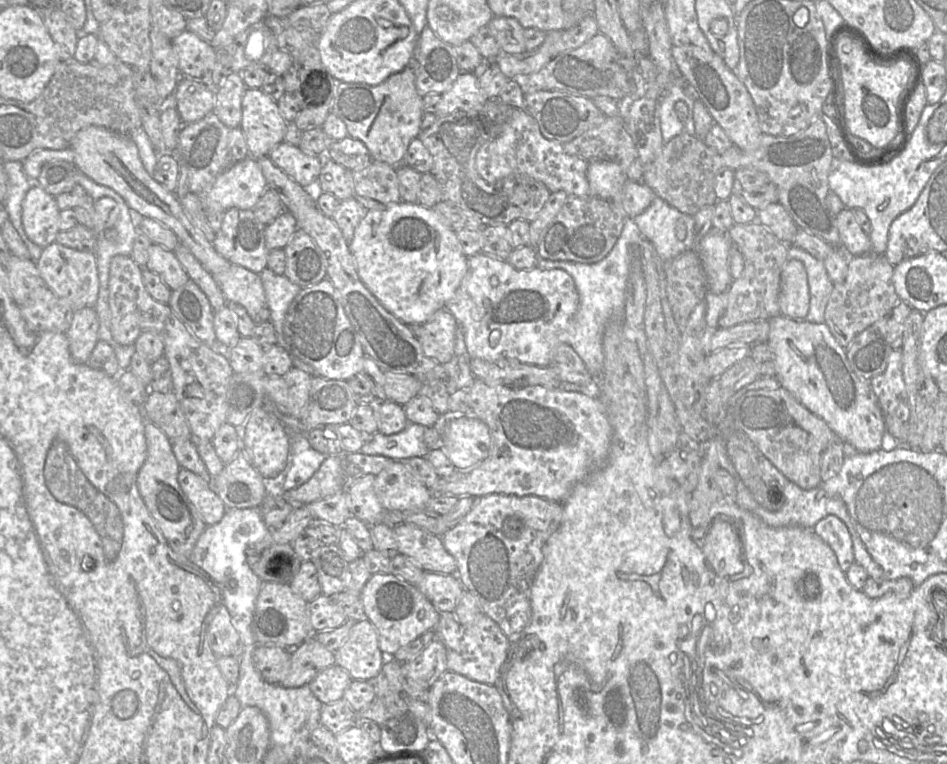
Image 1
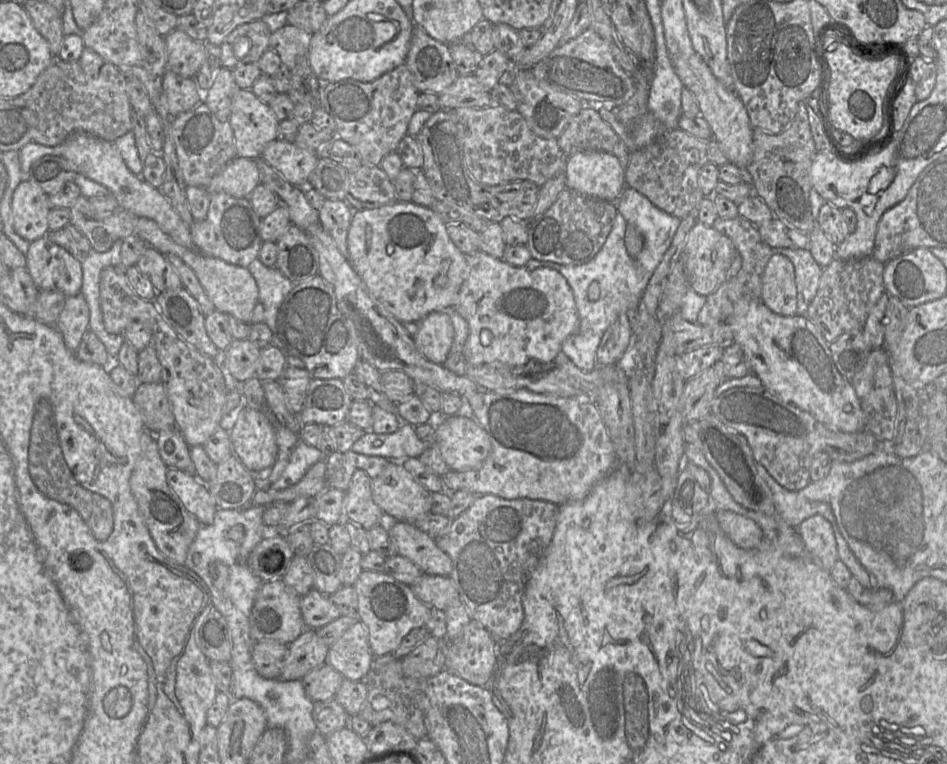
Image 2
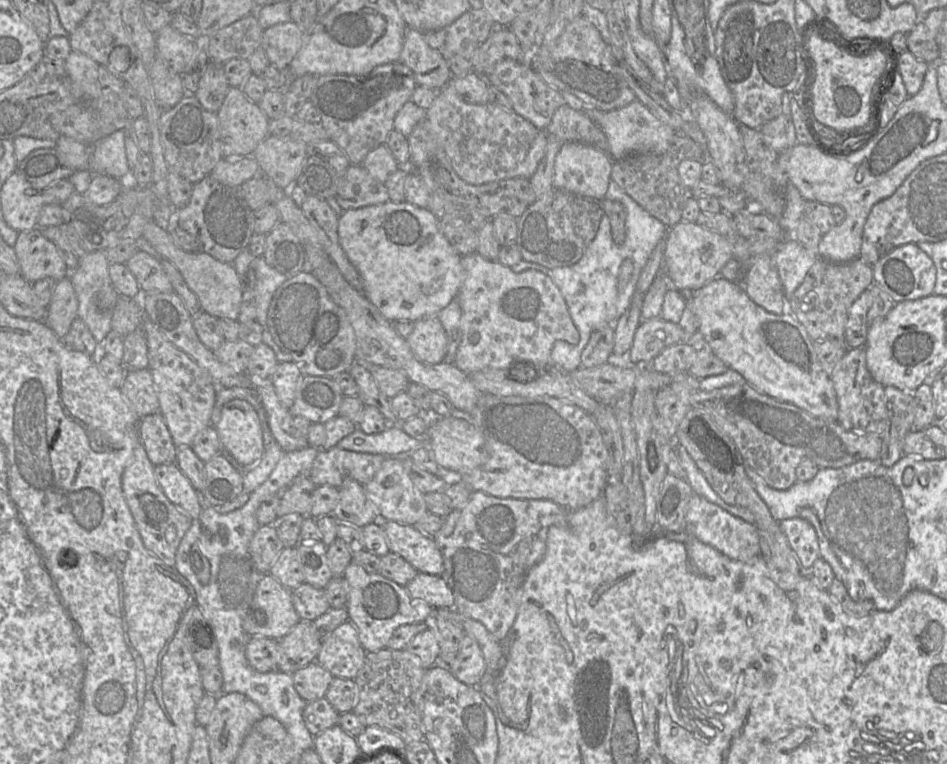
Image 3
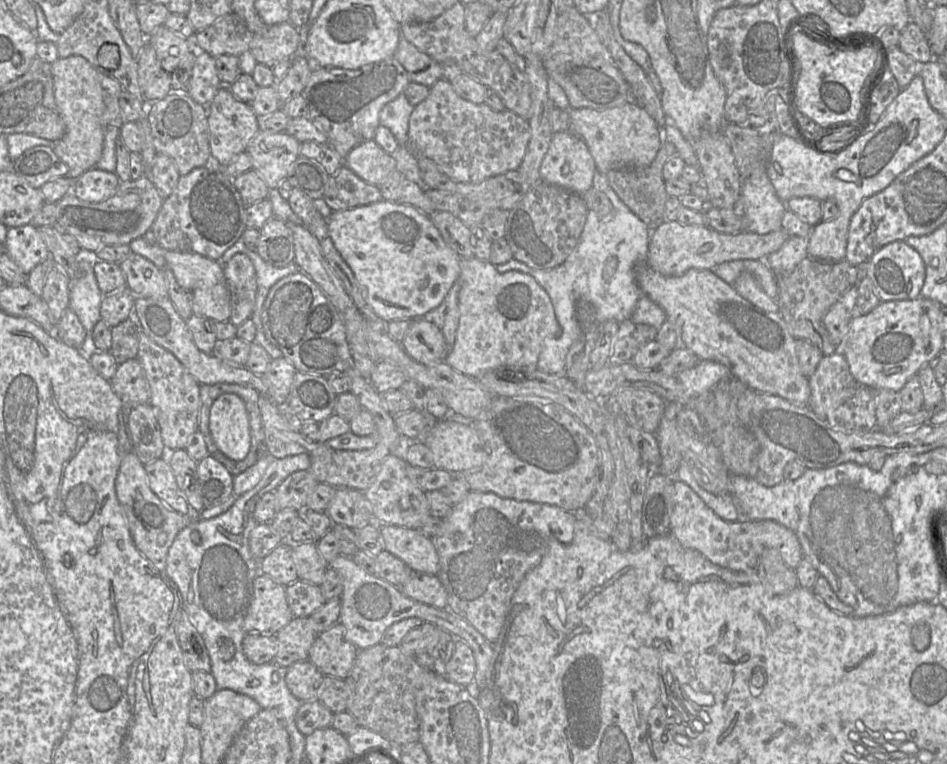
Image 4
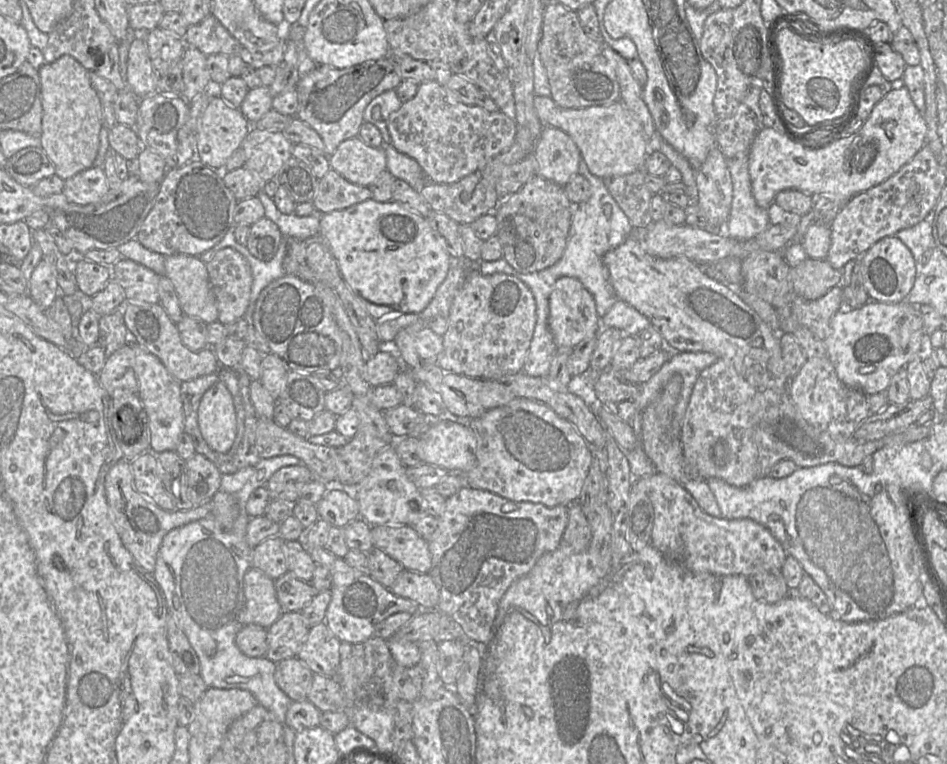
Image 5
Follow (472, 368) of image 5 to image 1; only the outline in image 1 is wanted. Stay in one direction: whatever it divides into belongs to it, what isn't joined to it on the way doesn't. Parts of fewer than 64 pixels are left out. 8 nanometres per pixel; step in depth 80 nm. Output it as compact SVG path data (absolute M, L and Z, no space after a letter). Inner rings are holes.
M480 252L468 257L468 270L460 287L445 307L456 318L471 359L516 359L521 363L548 366L557 347L568 343L568 333L579 308L579 294L571 275L560 269L519 270L506 260Z

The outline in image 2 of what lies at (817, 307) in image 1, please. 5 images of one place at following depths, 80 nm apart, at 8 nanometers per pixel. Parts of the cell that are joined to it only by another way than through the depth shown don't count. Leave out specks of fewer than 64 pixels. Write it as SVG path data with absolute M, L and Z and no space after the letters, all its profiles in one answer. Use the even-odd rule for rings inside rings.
M790 247L776 249L776 253L787 257L794 265L798 315L804 316L809 303L814 299L818 291L823 268L817 263L808 249Z

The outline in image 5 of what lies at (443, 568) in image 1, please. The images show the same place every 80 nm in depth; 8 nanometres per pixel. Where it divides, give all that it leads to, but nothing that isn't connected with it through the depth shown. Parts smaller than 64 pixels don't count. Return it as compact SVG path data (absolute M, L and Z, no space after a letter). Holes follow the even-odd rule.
M379 525L372 526L374 548L379 548L385 554L402 565L404 570L420 574L429 574L431 570L431 554L428 542L409 525Z

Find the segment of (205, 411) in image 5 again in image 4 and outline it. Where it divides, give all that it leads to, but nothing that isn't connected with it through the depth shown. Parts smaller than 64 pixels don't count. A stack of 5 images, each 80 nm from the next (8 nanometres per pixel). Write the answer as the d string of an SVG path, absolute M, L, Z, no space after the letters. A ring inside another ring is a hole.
M233 393L220 395L210 408L209 432L214 444L225 456L234 461L245 459L251 447L245 402Z

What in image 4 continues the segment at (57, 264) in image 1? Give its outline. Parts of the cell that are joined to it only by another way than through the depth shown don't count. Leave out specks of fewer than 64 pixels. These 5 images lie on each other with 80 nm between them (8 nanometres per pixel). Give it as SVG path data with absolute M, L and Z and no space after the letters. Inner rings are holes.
M32 224L8 228L3 248L26 276L37 265L50 261L50 252Z

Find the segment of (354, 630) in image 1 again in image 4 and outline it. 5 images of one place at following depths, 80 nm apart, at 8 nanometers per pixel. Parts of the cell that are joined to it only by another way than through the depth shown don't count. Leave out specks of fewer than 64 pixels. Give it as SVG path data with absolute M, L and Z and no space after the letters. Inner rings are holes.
M336 623L317 635L307 660L324 676L344 680L353 667L358 651L346 640L344 626Z

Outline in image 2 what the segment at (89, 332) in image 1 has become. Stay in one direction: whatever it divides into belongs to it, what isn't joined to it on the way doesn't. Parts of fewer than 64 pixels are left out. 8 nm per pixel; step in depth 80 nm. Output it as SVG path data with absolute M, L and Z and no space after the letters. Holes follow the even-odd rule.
M81 294L66 297L55 327L71 352L77 351L83 335L89 330L89 320L89 307L84 297Z

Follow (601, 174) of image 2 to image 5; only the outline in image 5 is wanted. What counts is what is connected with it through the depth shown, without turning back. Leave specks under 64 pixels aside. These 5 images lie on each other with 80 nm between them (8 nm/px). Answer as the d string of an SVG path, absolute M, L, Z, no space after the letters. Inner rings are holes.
M544 127L529 155L536 162L536 174L562 187L574 175L580 174L581 152L561 129Z

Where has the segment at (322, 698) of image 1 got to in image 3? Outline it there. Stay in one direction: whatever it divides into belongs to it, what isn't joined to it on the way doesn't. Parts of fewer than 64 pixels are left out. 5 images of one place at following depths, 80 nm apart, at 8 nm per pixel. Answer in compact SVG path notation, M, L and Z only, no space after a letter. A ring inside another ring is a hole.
M312 662L294 672L292 679L296 692L308 703L325 697L333 676L317 662Z

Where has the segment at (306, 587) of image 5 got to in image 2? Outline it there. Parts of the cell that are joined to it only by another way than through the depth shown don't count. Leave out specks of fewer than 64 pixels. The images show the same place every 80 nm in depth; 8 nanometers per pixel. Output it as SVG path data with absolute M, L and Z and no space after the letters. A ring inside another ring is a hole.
M312 588L300 599L300 610L305 627L318 629L340 616L328 596Z

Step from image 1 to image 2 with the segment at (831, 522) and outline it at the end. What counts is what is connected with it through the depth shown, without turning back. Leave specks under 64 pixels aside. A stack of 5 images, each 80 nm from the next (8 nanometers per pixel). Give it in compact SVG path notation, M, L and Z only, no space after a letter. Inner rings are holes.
M817 515L804 520L796 528L804 548L827 571L839 560L834 527Z

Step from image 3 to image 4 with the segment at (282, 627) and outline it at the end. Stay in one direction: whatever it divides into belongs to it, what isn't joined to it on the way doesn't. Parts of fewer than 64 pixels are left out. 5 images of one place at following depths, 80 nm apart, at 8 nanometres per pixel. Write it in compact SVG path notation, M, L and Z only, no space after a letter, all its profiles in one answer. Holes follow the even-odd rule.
M261 572L253 581L252 600L244 619L246 633L261 633L275 635L294 617L286 599L285 586L276 583L271 577Z

